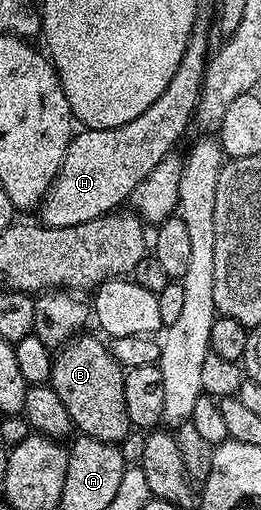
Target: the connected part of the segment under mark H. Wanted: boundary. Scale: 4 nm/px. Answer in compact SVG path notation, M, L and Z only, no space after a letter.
M197 28L186 44L178 72L174 72L170 84L166 84L166 92L162 92L142 116L109 130L81 129L68 145L62 168L38 207L39 221L46 226L66 228L86 224L86 220L100 218L123 207L131 199L134 188L175 151L172 149L176 141L187 132L188 125L193 125L209 61L208 34L203 28Z

